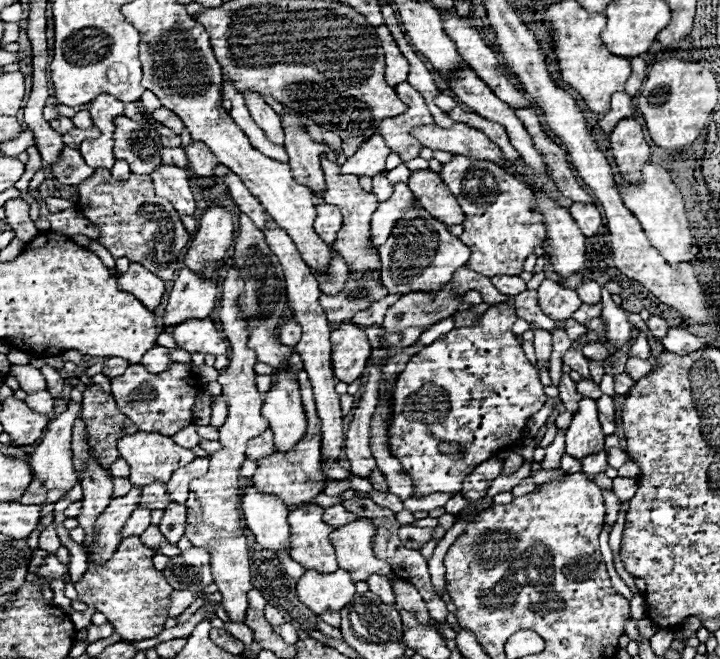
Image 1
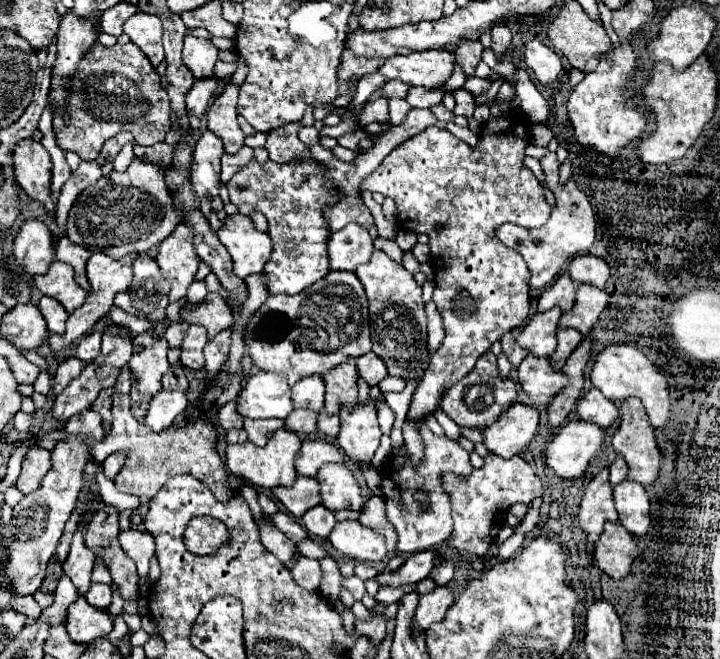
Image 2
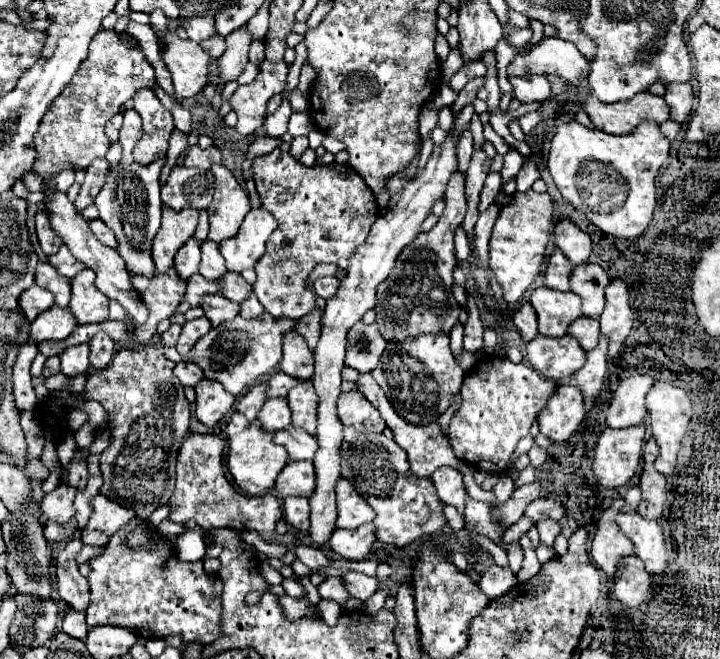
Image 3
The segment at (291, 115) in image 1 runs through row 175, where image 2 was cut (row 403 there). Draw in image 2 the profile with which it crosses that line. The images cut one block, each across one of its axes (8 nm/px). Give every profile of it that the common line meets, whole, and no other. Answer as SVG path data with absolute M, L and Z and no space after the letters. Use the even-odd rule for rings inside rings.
M320 376L302 378L292 386L292 404L294 408L304 408L320 412L324 406L324 386Z

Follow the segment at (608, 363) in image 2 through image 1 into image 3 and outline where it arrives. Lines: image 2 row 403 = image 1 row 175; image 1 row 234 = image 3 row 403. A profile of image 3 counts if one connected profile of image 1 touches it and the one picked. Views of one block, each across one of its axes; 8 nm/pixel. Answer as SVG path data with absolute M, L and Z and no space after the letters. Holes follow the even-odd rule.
M656 382L654 388L646 396L648 404L648 416L650 416L650 426L652 426L652 436L660 448L660 456L656 458L656 470L664 476L672 476L676 468L676 458L682 446L682 440L686 436L688 422L692 418L692 404L686 394L686 390L678 386L670 386L668 382Z

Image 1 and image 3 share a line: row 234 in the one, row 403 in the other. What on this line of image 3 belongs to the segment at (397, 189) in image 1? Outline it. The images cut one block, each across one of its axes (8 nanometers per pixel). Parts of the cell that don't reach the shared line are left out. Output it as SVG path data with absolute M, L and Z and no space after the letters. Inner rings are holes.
M360 374L358 380L356 380L356 388L360 390L360 394L362 394L372 406L376 406L376 408L380 410L380 414L384 416L388 428L394 432L396 444L402 446L402 448L406 448L408 460L410 460L410 468L412 468L412 472L414 472L416 476L430 476L430 474L434 472L434 468L444 466L444 464L454 466L454 468L460 468L460 466L462 466L462 462L456 458L456 454L454 454L454 450L452 450L452 446L450 446L450 442L448 442L448 438L446 438L446 432L442 432L442 428L440 428L438 424L412 426L412 424L408 424L406 420L402 420L402 418L396 414L396 410L390 406L390 402L382 396L382 390L380 390L380 386L376 384L376 380L372 378L372 374Z

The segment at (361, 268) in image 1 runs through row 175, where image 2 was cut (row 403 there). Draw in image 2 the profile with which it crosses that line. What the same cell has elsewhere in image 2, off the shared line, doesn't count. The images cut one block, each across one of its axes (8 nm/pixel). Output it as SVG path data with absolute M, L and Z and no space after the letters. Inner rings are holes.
M348 358L350 362L344 362L326 374L322 374L326 384L326 406L324 412L336 414L338 408L346 402L356 402L358 388L356 388L356 360Z

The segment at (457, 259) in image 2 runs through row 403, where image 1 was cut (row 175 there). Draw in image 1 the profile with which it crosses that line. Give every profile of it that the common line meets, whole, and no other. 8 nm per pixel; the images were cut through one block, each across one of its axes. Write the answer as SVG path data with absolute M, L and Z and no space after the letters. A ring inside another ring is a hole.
M418 170L412 172L408 180L410 190L420 200L420 204L434 216L436 220L442 220L442 224L462 224L464 212L460 204L456 202L456 196L446 188L440 174L432 170Z

